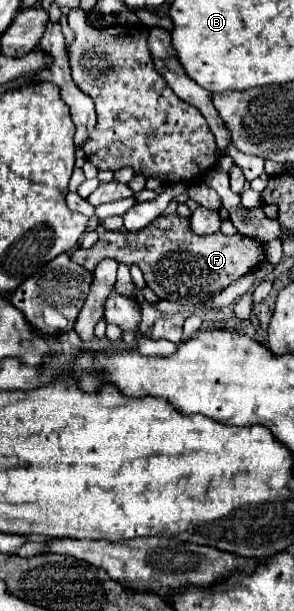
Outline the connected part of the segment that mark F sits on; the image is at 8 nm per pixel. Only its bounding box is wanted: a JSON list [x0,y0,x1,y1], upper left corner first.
[71,213,265,305]

